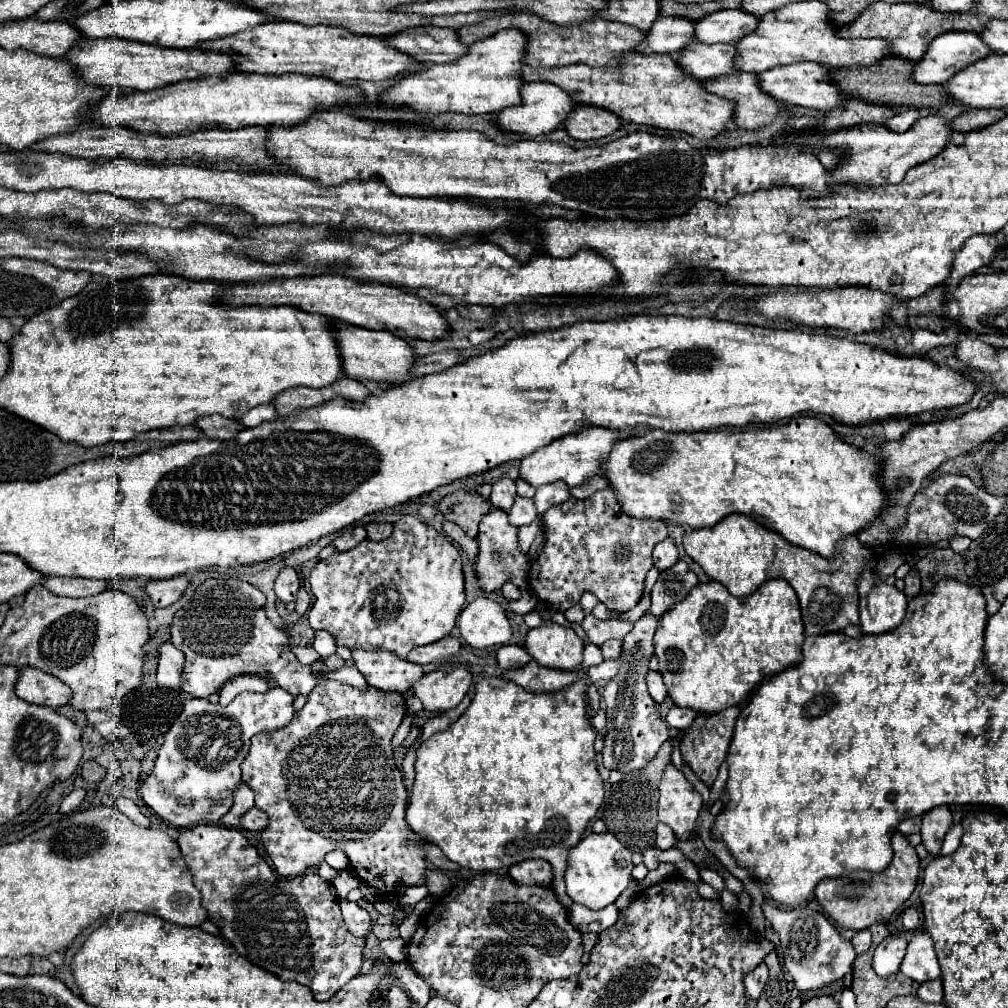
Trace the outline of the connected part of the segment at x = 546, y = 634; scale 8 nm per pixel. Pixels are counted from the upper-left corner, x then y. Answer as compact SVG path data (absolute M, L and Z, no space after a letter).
M551 621L527 633L525 649L535 661L543 663L543 667L577 671L583 661L583 639L573 631L573 627Z

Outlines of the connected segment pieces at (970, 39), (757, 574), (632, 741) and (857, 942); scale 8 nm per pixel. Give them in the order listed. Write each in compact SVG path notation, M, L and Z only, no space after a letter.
M963 31L943 33L935 37L927 49L913 69L913 81L917 83L945 83L963 67L991 53L977 33Z
M733 513L721 519L717 525L709 529L693 529L685 533L683 547L687 555L699 563L699 567L715 581L723 583L731 595L747 597L761 583L771 577L783 577L795 589L803 623L805 637L809 635L827 635L843 631L847 625L859 625L859 603L857 603L857 577L869 563L871 551L863 547L857 535L849 535L843 539L831 559L823 559L821 555L791 545L779 533L771 533L771 529L763 527L755 519Z
M645 613L635 627L623 637L623 655L625 659L621 661L619 673L605 685L603 689L603 701L605 701L605 713L607 713L607 735L605 735L605 749L603 749L603 765L607 769L617 769L621 773L629 773L629 771L637 771L641 767L645 767L655 753L659 751L659 747L669 739L669 729L665 719L661 719L655 701L651 699L649 691L647 691L647 671L649 671L649 659L653 657L653 635L655 635L655 627L657 627L657 617Z
M869 929L857 931L855 937L851 939L851 943L853 943L853 947L855 947L857 953L865 953L869 949L869 945L871 945L871 931Z

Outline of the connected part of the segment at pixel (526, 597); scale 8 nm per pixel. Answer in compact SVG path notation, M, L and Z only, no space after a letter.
M523 589L522 592L522 597L517 599L515 603L513 603L513 601L509 601L509 607L511 607L515 613L519 613L519 615L525 615L525 613L529 613L531 609L535 609L538 603L536 595L531 590L529 592Z

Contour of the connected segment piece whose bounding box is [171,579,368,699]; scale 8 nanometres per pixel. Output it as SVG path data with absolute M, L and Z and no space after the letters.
M207 579L203 581L191 601L181 607L171 623L171 643L185 653L185 671L183 671L183 691L193 697L209 697L211 693L219 691L227 679L233 679L237 675L261 675L273 685L279 685L291 693L303 691L309 693L311 687L317 685L319 677L325 679L338 680L343 683L352 685L357 689L366 689L367 682L363 675L355 666L343 666L341 669L329 669L327 665L321 665L319 669L313 669L313 665L303 665L299 659L291 653L289 649L289 635L285 629L275 627L267 615L265 615L265 595L255 589L247 581L239 579Z

